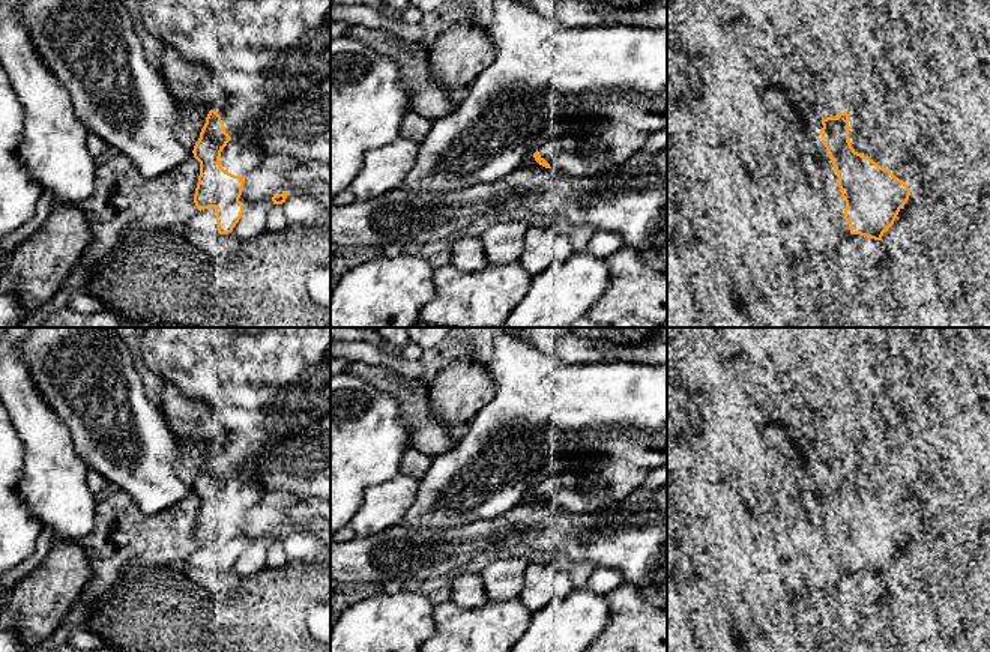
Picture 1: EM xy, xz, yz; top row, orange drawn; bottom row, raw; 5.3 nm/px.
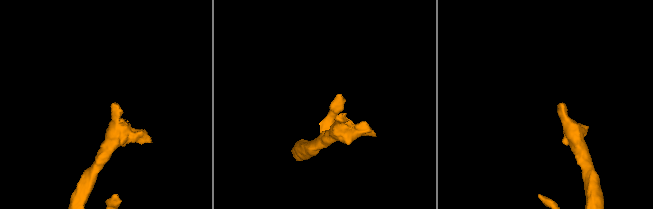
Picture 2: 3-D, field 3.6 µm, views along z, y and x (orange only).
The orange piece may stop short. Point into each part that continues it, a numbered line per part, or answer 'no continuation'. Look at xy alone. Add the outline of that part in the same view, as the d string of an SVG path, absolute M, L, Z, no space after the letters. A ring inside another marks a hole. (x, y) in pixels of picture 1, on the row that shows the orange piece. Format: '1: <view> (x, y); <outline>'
1: xy (238, 156); M230 140L221 152L219 162L225 171L234 176L246 176L246 173L258 167L264 158L266 155L248 141Z

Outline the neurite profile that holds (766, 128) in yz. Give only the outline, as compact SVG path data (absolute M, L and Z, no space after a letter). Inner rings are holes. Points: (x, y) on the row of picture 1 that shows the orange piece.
M706 69L691 86L691 96L700 125L717 134L751 176L792 168L810 177L829 159L817 111L781 83L739 81Z

